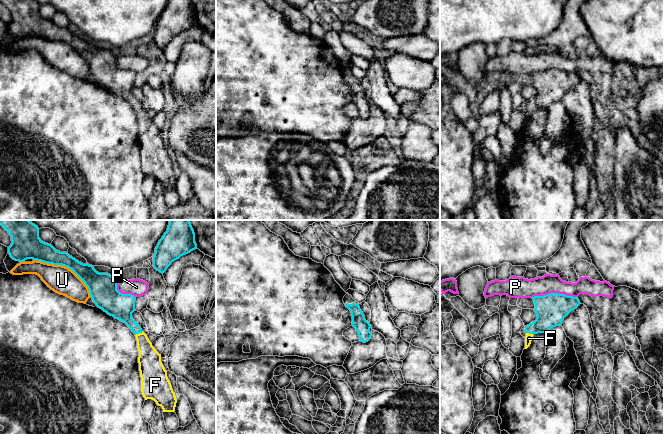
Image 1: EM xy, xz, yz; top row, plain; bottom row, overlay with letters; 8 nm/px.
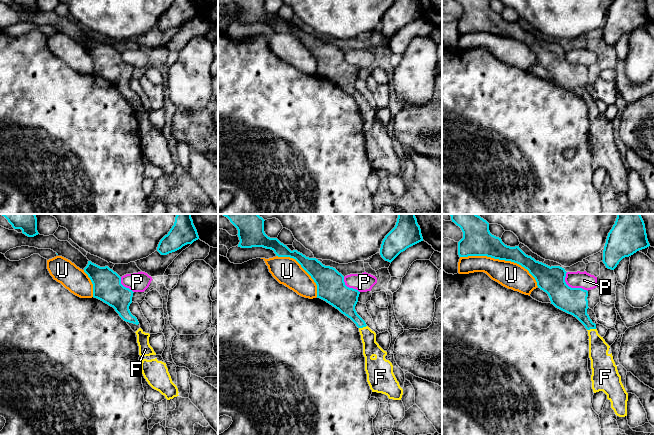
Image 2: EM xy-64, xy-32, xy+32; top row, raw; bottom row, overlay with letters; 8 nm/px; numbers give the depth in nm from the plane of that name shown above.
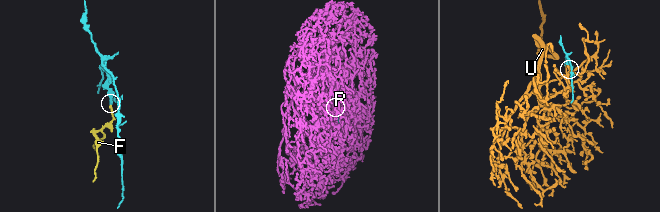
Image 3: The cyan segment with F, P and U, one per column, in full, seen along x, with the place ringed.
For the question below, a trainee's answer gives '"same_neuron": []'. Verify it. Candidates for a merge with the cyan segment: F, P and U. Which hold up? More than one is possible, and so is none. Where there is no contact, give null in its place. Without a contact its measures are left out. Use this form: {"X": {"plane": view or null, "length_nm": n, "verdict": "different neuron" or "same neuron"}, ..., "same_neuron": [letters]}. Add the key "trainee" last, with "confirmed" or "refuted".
{"F": {"plane": "xy", "length_nm": 70, "verdict": "same neuron"}, "P": {"plane": "yz", "length_nm": 380, "verdict": "different neuron"}, "U": {"plane": "xy", "length_nm": 550, "verdict": "different neuron"}, "same_neuron": ["F"], "trainee": "refuted"}

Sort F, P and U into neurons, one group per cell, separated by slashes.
F / P / U

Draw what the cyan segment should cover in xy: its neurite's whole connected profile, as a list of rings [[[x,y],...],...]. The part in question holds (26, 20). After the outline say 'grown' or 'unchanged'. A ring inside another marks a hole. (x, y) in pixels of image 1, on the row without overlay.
[[[0,0],[11,12],[11,21],[8,23],[10,33],[19,38],[27,35],[33,35],[53,41],[62,41],[71,45],[88,63],[90,72],[96,82],[125,99],[135,110],[137,116],[137,124],[139,127],[138,139],[141,153],[141,168],[145,176],[152,175],[158,182],[161,182],[163,188],[174,188],[177,175],[173,168],[171,159],[167,153],[161,138],[161,130],[159,130],[147,111],[142,107],[138,99],[133,95],[132,89],[135,87],[136,73],[131,70],[122,70],[117,66],[117,57],[108,49],[97,48],[92,41],[83,40],[70,32],[68,28],[60,28],[51,20],[43,18],[39,14],[39,4],[35,0]]] | grown

